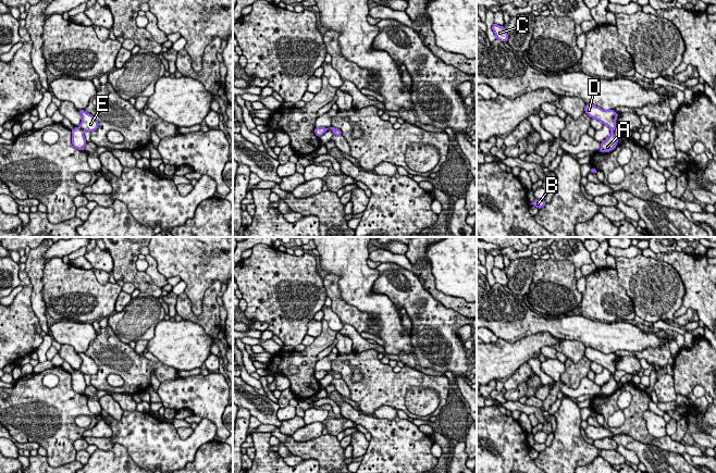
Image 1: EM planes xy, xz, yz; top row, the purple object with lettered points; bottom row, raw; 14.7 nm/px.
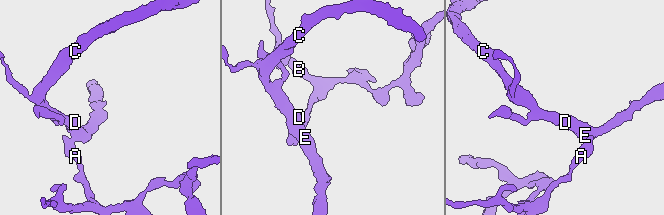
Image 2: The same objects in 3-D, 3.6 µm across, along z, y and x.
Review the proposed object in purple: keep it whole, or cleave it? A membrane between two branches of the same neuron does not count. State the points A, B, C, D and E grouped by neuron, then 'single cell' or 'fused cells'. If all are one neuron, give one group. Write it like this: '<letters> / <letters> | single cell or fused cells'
A B / C D E | fused cells

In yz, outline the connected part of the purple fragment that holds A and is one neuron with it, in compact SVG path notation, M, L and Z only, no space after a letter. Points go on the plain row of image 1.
M614 374L610 375L610 378L601 386L601 391L598 396L609 396L617 390L618 382L614 378Z

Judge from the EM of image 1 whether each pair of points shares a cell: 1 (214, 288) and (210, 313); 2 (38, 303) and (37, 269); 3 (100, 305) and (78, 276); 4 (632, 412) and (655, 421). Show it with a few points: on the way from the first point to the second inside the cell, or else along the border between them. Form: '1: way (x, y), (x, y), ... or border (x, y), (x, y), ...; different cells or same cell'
1: way (210, 295), (210, 307); same cell
2: way (37, 295), (35, 277); same cell
3: way (98, 298), (85, 283); same cell
4: border (646, 409), (643, 413), (645, 427), (657, 438); different cells

